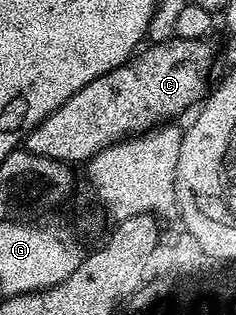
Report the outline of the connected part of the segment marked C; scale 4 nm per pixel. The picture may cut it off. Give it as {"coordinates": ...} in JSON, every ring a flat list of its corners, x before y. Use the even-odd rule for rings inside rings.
{"coordinates":[[174,37,146,46,132,61,67,97,59,109,31,129,24,150,57,163,85,165,113,143,176,120,176,115,188,107,196,108,206,98,205,82,213,67,213,47,209,42,208,38,187,41]]}

